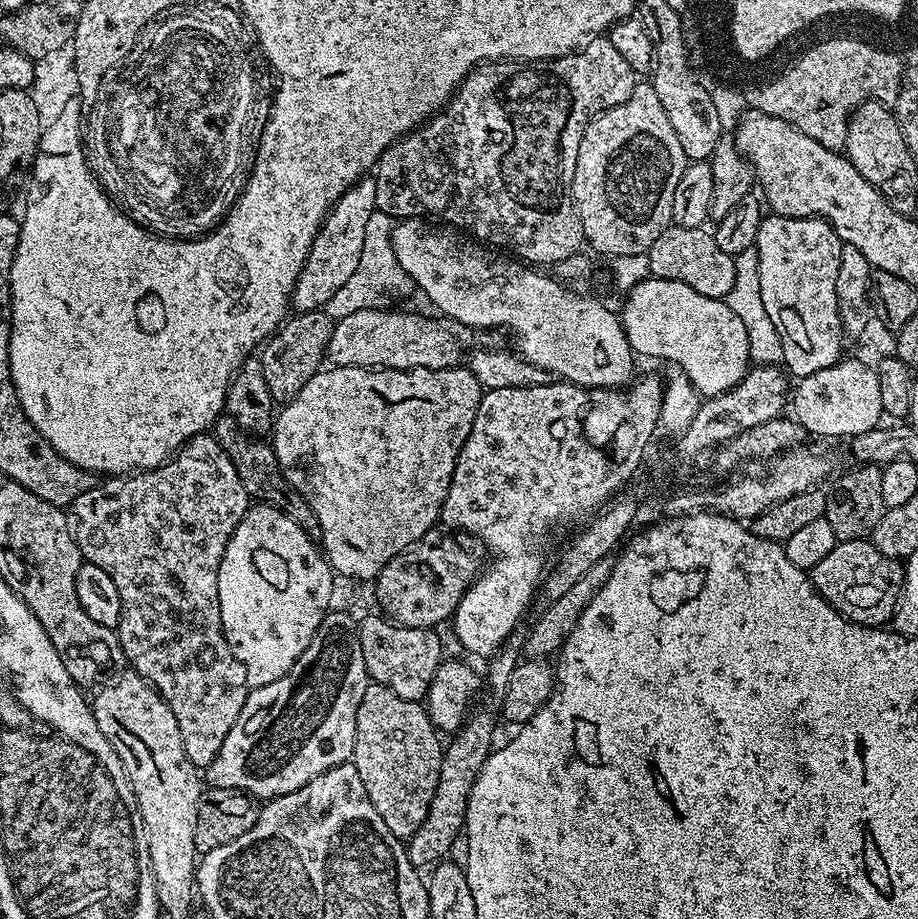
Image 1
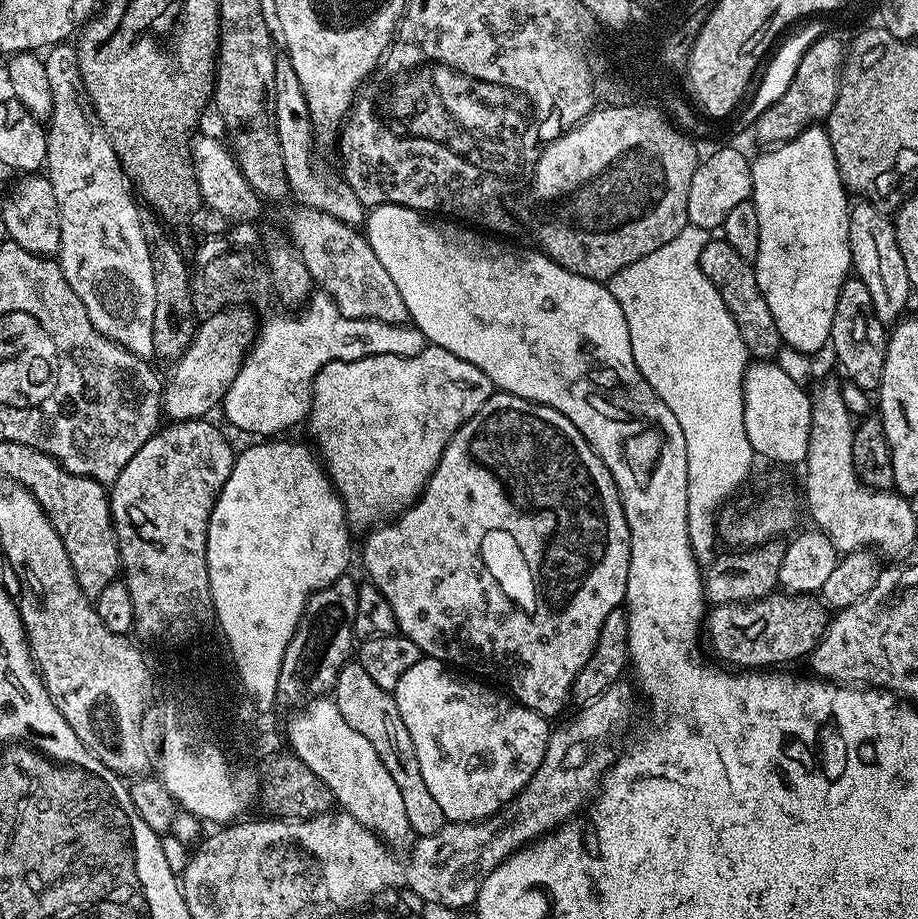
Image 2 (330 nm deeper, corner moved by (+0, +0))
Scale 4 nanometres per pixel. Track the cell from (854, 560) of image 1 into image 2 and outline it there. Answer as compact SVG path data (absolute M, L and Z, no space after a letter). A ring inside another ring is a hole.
M777 594L769 595L767 598L755 599L747 603L731 603L731 604L718 604L709 607L706 612L706 624L708 620L708 632L712 638L712 646L716 650L717 654L722 659L726 660L733 669L736 670L749 670L751 668L771 668L775 663L790 663L792 661L803 661L805 657L811 653L812 649L816 647L816 641L820 639L822 635L822 623L820 624L820 616L814 609L808 608L808 600L804 598L784 598L788 600L782 600Z

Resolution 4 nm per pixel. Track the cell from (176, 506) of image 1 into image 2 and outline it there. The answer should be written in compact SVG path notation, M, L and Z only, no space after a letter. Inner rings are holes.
M201 418L198 420L181 420L173 423L172 428L163 428L153 434L144 445L126 462L122 474L110 486L110 503L112 506L112 525L116 527L116 537L120 547L120 566L124 585L130 590L130 598L136 596L134 614L140 612L140 620L152 628L152 632L160 632L160 628L176 628L176 632L188 632L204 612L208 612L208 604L212 601L210 594L210 578L208 577L208 563L206 562L206 538L208 537L208 518L212 513L212 507L216 504L216 498L220 495L226 478L230 478L230 470L234 459L234 451L228 445L228 440L211 424L211 419Z

